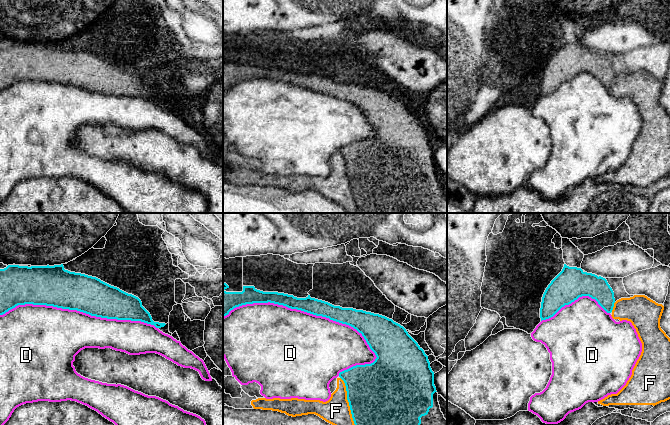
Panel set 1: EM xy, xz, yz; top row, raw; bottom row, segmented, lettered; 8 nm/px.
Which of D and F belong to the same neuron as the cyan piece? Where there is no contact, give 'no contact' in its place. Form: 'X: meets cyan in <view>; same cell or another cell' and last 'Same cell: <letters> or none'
D: meets cyan in xz; another cell
F: meets cyan in xz; another cell
Same cell: none

